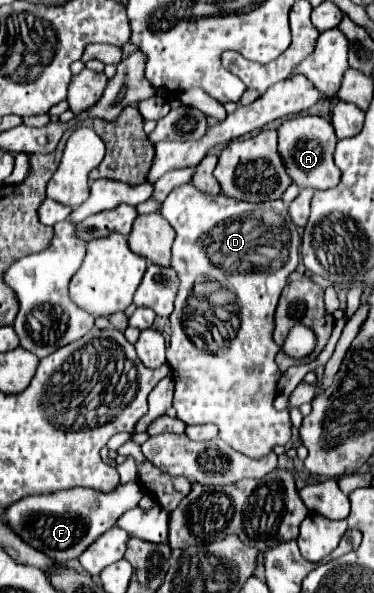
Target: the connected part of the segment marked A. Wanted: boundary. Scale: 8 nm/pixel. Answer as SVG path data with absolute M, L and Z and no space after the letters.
M296 116L282 122L282 126L278 128L278 152L282 156L288 176L300 188L328 190L340 182L340 170L332 158L336 142L338 138L332 124L320 116Z

